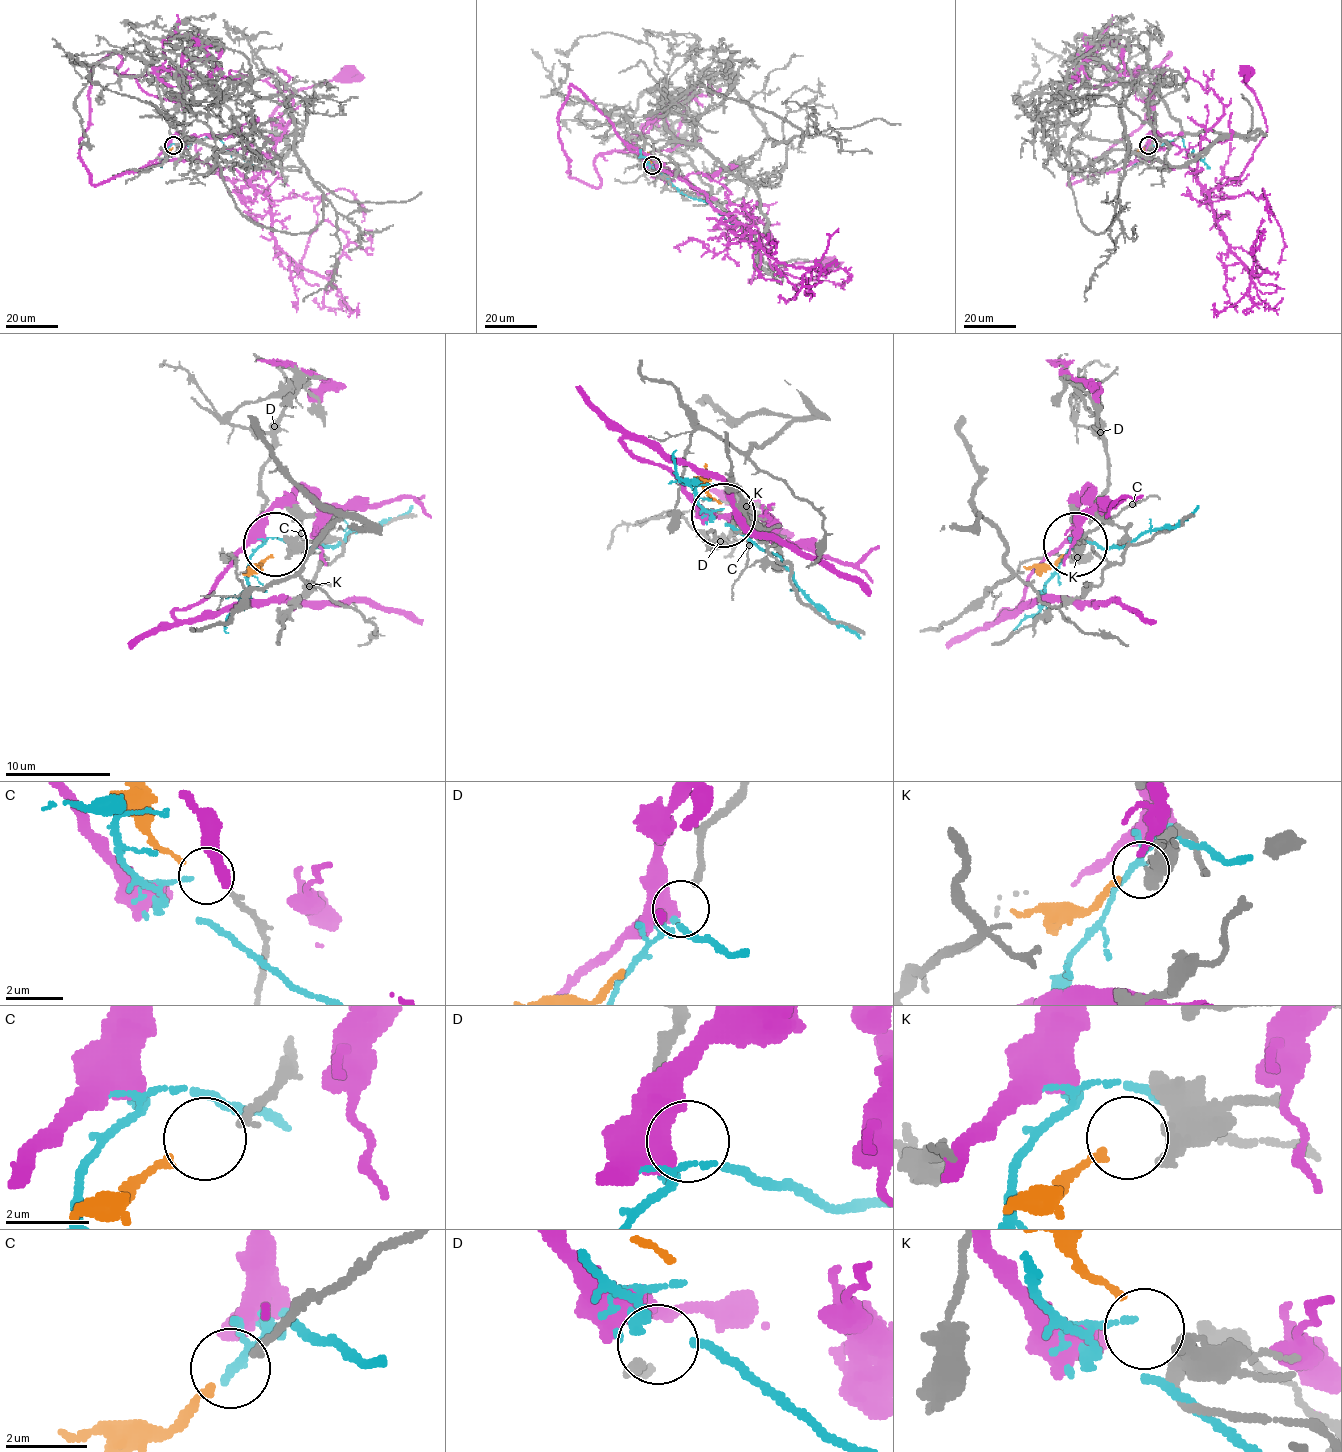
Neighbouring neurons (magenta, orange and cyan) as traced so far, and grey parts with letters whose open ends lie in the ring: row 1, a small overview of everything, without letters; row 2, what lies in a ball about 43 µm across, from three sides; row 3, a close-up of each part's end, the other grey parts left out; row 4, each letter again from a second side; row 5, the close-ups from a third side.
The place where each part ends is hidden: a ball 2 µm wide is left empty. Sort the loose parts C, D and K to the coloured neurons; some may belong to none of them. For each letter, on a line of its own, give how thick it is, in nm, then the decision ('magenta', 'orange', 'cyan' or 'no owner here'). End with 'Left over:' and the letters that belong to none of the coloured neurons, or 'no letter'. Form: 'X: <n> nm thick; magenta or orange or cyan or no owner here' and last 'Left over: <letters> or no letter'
C: 170 nm thick; no owner here
D: 240 nm thick; cyan
K: 480 nm thick; orange
Left over: C

